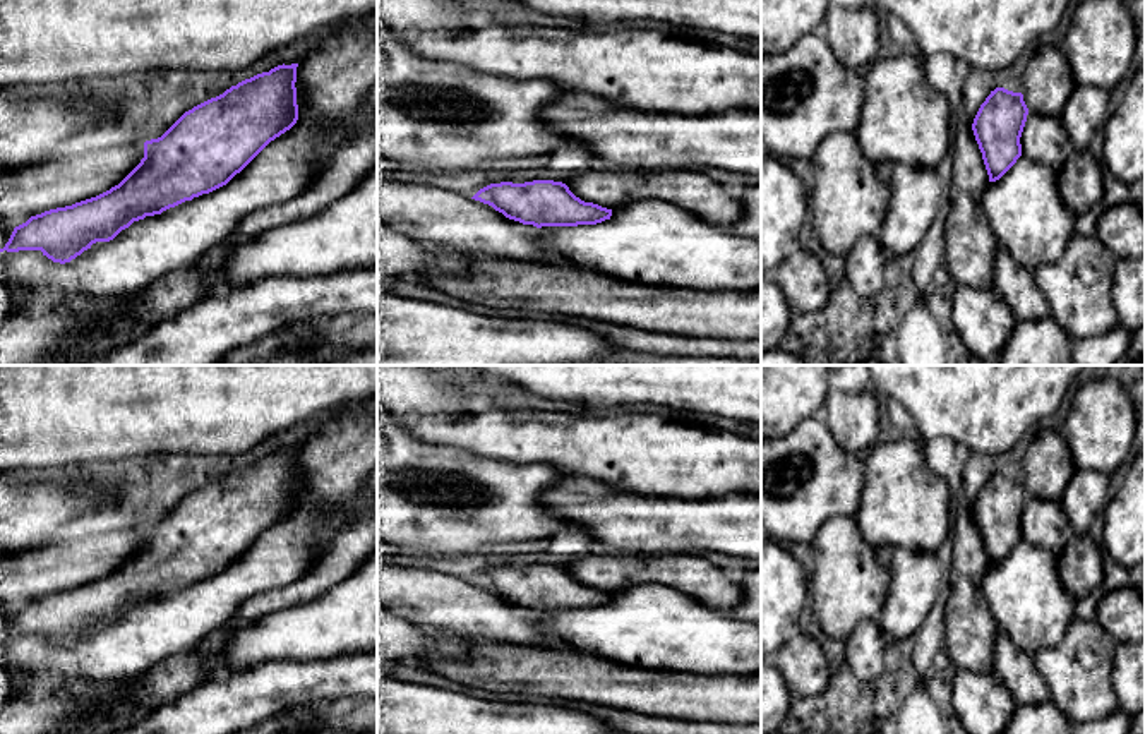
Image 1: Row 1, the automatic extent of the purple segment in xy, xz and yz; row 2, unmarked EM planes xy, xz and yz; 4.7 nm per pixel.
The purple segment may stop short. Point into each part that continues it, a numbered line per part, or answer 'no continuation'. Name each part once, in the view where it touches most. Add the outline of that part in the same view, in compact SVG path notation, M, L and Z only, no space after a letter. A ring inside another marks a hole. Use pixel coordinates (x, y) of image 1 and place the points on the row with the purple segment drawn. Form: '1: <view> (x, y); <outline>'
no continuation

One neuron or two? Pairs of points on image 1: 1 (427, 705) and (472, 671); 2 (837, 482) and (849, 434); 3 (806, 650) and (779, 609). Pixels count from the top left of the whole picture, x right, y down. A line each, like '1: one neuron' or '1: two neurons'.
1: two neurons
2: two neurons
3: two neurons

